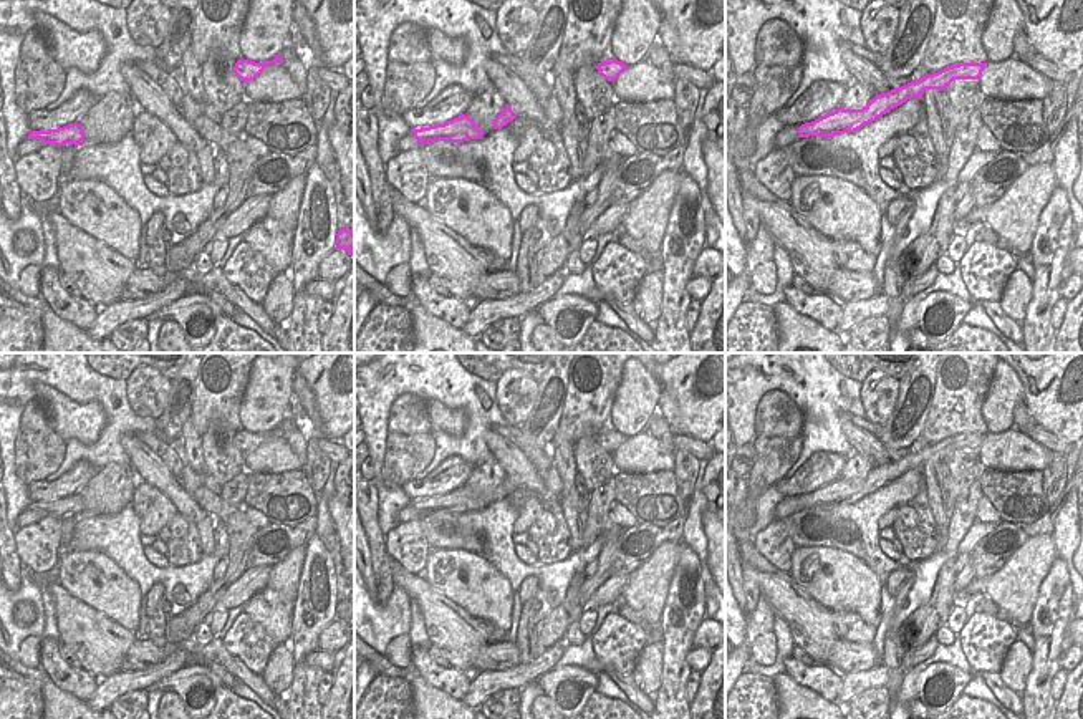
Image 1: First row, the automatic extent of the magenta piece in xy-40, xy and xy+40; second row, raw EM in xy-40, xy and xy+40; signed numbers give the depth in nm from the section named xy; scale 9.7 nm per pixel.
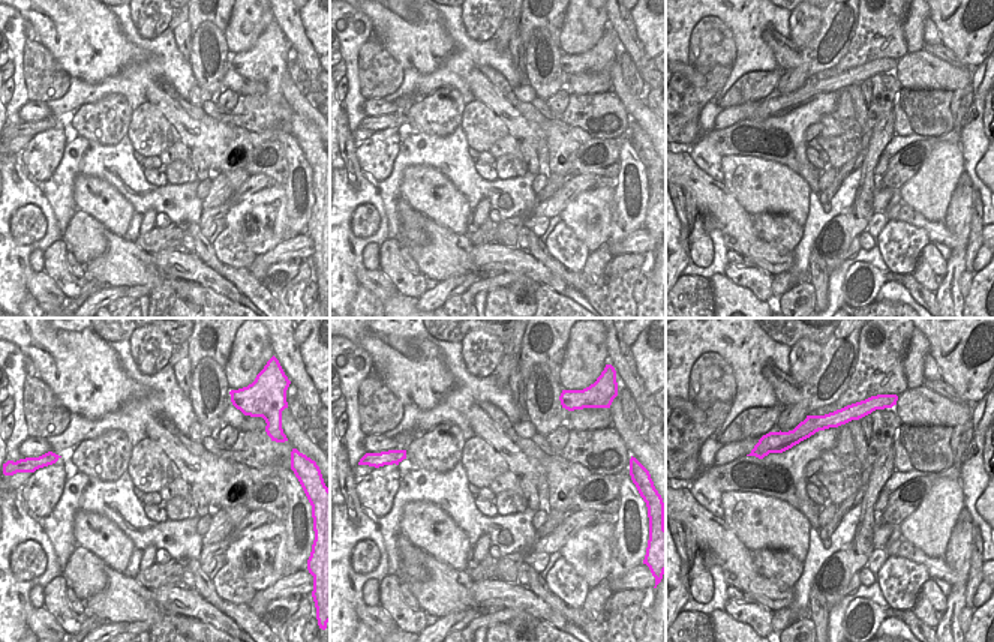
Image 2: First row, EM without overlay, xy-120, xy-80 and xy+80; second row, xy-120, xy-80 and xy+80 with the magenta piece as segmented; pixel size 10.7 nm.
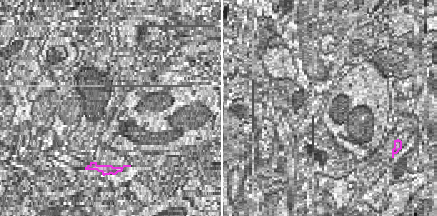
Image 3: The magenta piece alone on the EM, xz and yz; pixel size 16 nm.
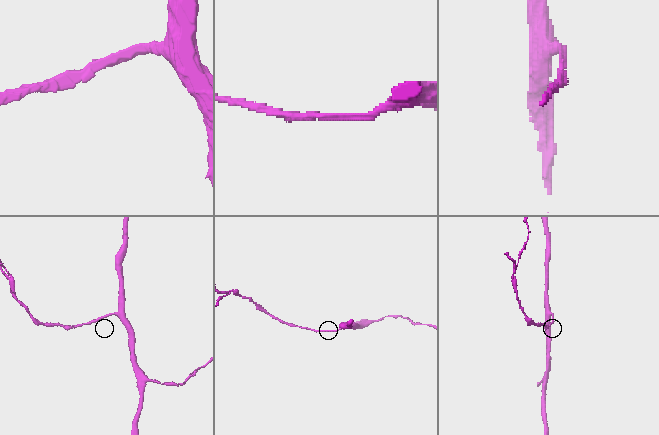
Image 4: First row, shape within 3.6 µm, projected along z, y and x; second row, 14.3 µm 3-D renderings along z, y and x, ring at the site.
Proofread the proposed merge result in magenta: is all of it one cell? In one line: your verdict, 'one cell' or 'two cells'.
one cell

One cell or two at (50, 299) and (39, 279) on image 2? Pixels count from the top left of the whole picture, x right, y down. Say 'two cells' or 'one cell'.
one cell

